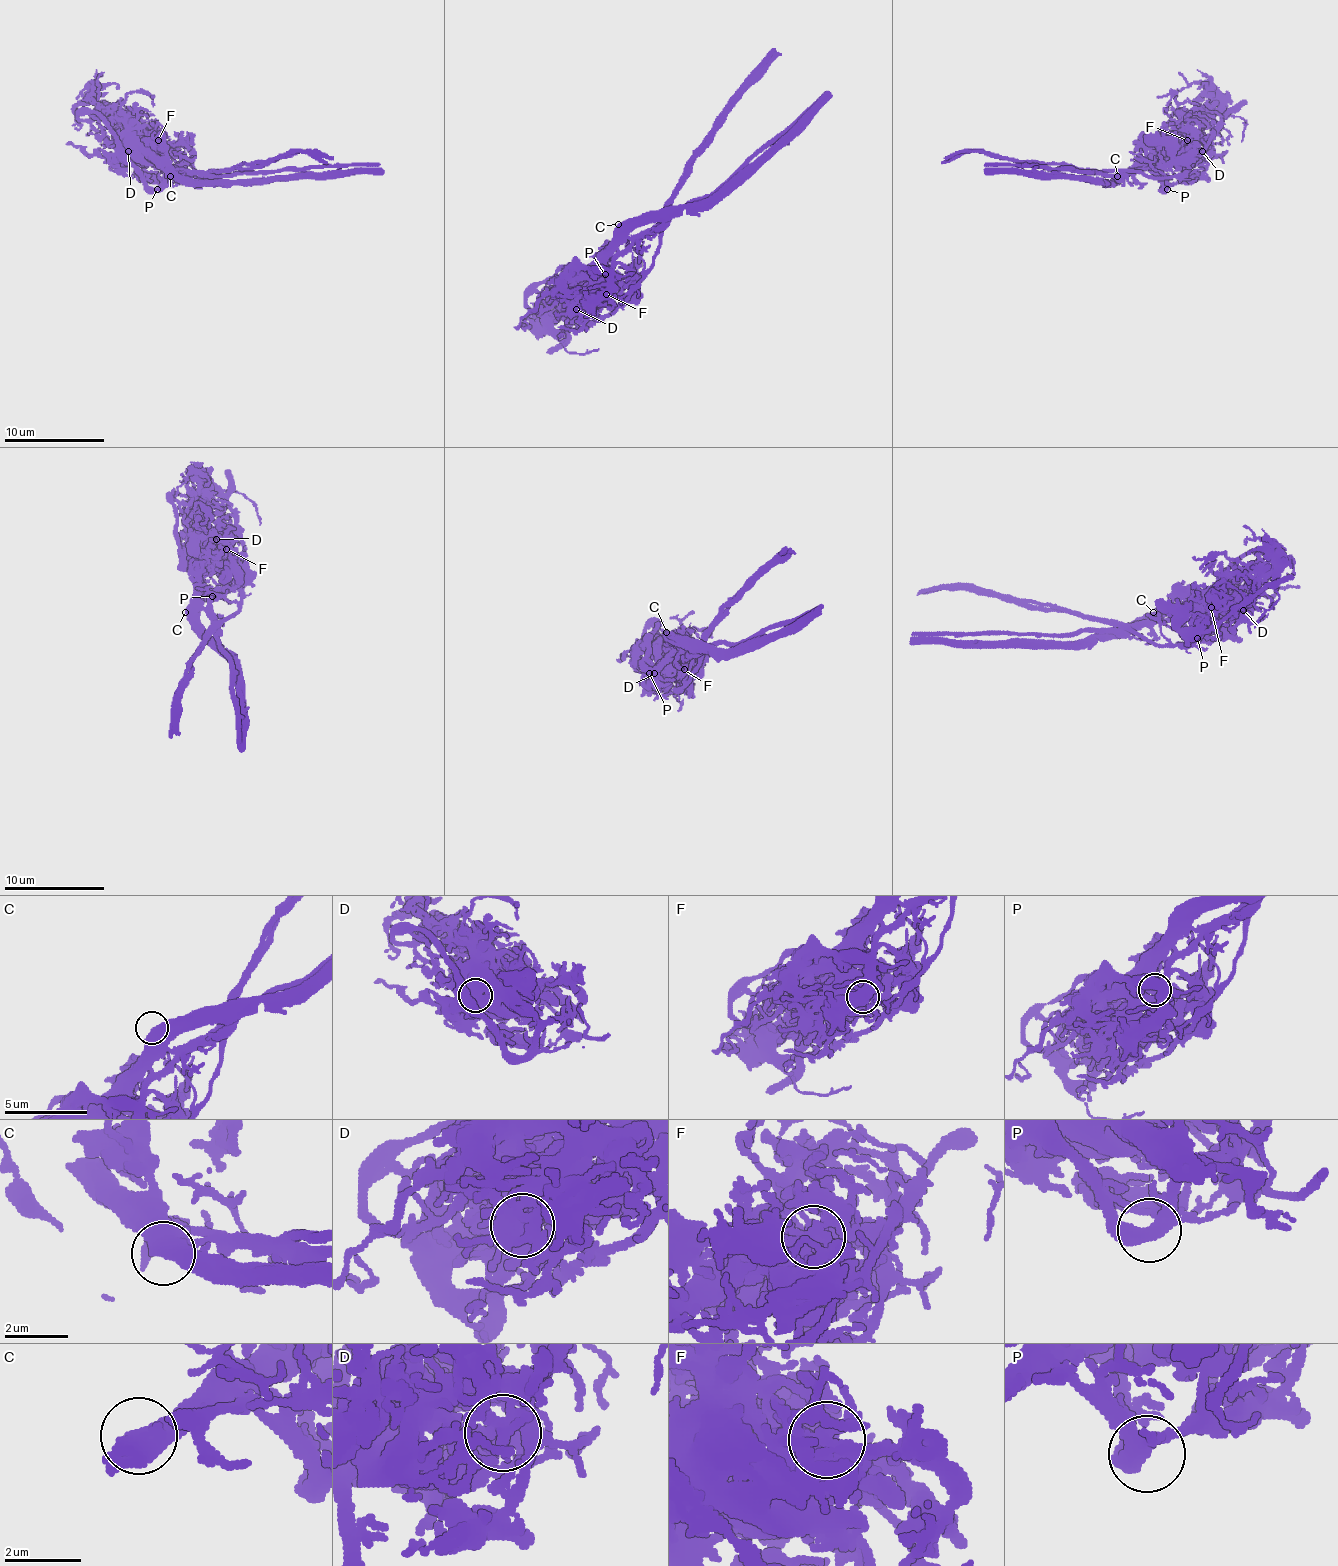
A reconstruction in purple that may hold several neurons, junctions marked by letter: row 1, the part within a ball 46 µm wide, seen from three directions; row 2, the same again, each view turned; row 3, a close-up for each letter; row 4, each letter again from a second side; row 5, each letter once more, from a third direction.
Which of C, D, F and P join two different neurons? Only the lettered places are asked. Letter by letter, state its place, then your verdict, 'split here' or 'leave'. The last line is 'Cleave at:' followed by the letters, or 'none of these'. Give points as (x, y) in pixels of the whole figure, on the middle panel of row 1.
C: place (618, 224); leave
D: place (576, 309); split here
F: place (606, 294); split here
P: place (605, 274); leave
Cleave at: D, F

